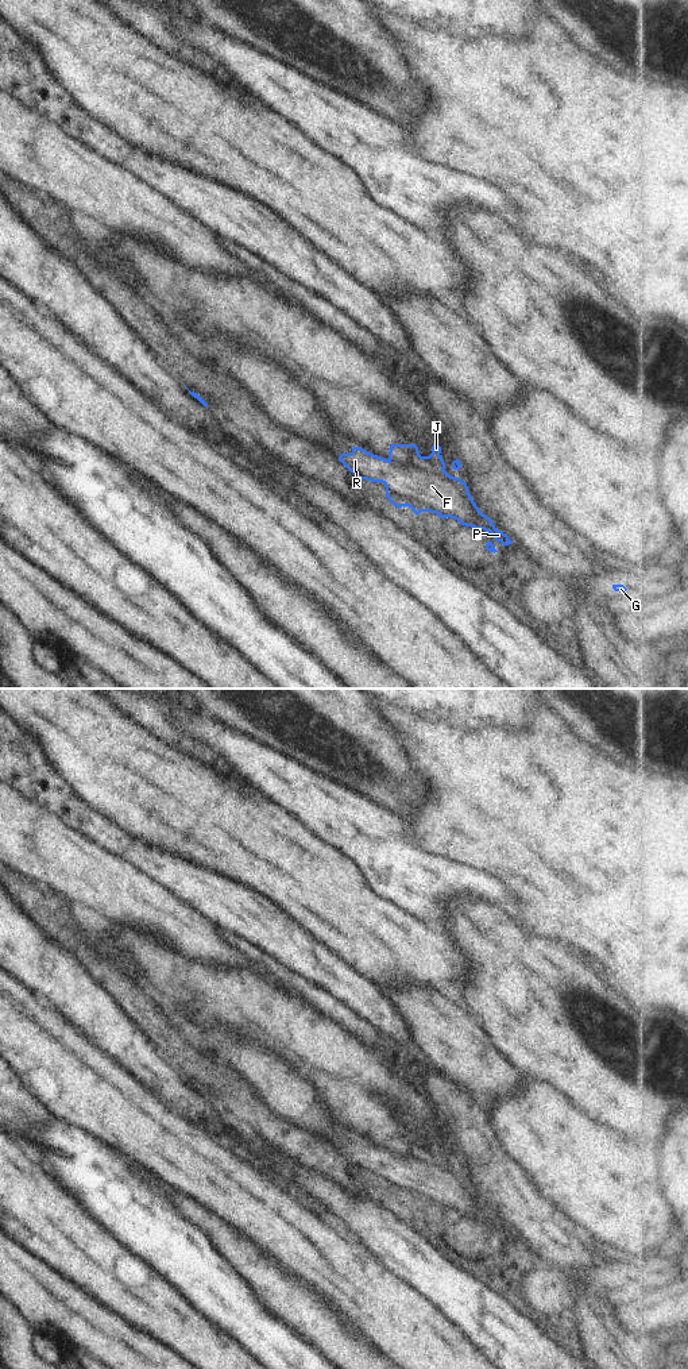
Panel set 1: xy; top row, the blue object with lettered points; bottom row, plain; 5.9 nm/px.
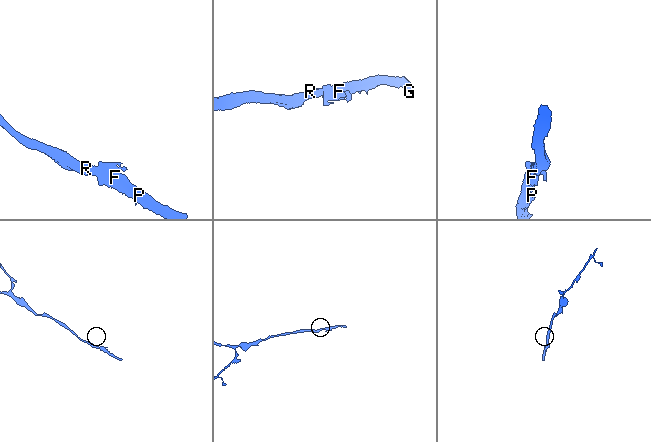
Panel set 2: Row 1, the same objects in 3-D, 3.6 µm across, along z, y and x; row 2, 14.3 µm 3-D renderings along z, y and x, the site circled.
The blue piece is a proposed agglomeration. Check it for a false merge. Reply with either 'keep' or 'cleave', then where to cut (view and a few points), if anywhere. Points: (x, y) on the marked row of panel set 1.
keep; cut none

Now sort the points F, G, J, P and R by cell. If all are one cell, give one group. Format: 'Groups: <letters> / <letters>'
Groups: F G J P R

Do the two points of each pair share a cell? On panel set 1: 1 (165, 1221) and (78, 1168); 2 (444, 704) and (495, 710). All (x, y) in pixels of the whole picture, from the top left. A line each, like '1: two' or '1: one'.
1: one
2: one

